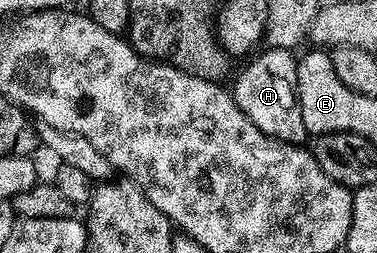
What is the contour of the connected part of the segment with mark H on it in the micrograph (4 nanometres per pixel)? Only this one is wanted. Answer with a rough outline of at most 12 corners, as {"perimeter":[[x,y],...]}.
{"perimeter":[[265,49],[231,94],[263,133],[301,145],[297,59]]}

